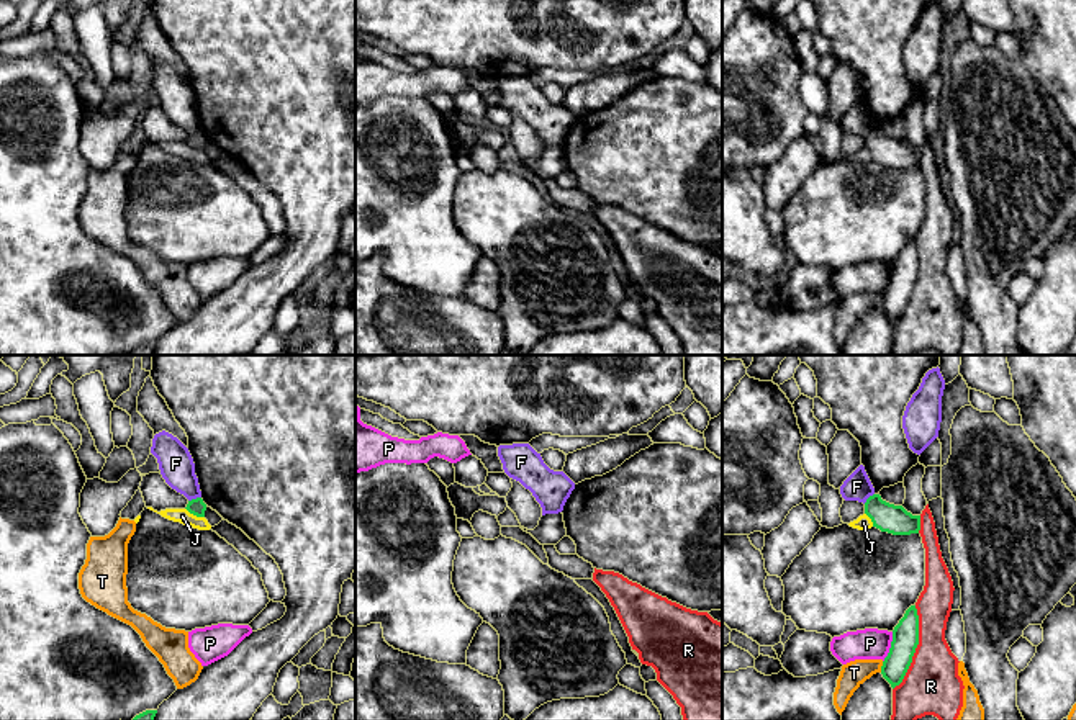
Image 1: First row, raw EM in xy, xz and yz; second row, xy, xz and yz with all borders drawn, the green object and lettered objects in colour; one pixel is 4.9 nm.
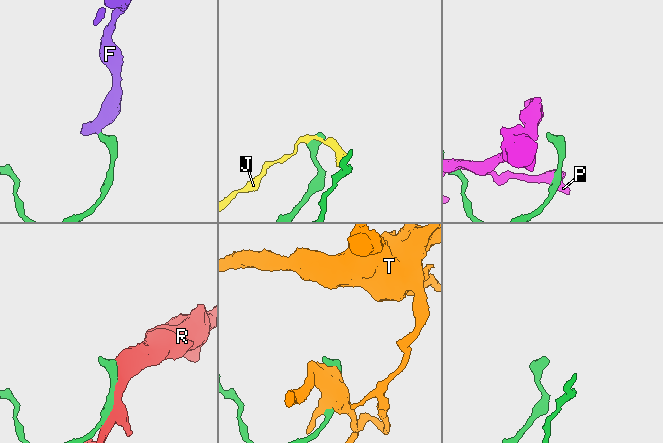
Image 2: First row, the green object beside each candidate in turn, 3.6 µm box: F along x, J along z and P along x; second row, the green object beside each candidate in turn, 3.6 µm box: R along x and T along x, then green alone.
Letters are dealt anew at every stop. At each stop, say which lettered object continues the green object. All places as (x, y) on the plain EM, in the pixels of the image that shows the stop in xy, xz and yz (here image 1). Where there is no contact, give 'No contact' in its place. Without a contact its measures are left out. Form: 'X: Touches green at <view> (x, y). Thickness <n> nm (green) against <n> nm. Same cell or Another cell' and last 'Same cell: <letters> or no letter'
F: Touches green at xy (194, 133). Thickness 80 nm (green) against 170 nm. Another cell
J: Touches green at xy (195, 148). Thickness 80 nm (green) against 70 nm. Another cell
P: Touches green at yz (891, 280). Thickness 130 nm (green) against 160 nm. Another cell
R: Touches green at yz (916, 280). Thickness 130 nm (green) against 280 nm. Another cell
T: Touches green at yz (881, 300). Thickness 130 nm (green) against 120 nm. Another cell
Same cell: no letter

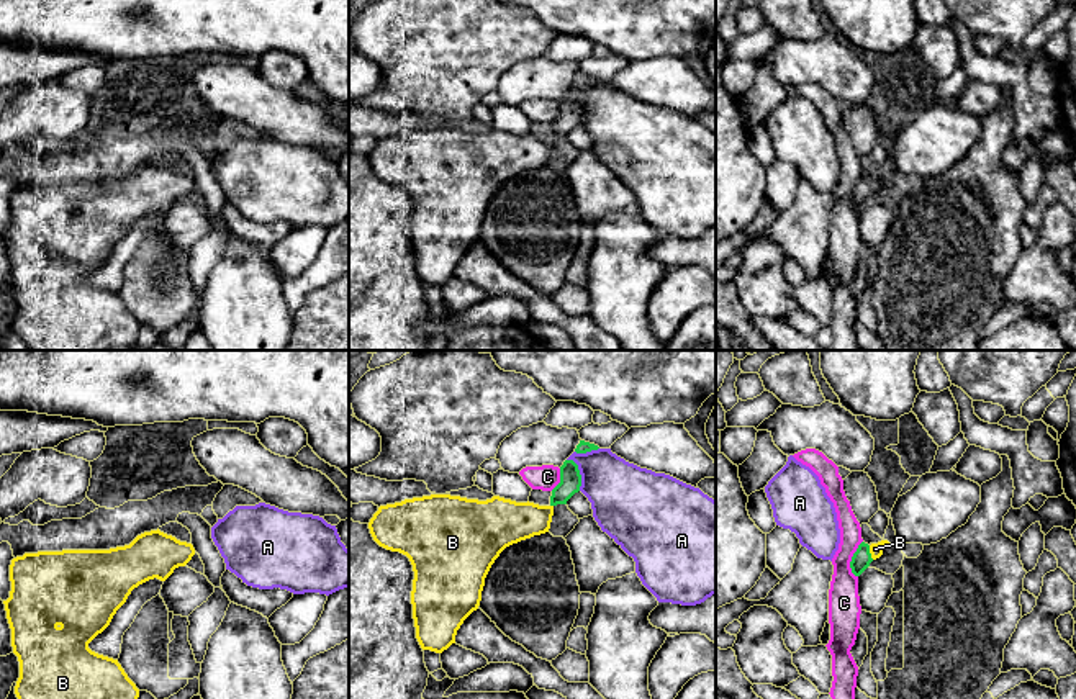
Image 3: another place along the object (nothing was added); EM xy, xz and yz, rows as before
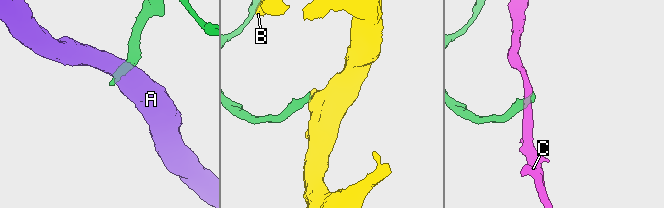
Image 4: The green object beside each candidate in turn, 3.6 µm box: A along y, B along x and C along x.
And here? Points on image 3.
A: Touches green at xz (578, 107). Thickness 110 nm (green) against 320 nm. Another cell
B: Touches green at yz (868, 185). Thickness 90 nm (green) against 60 nm. Same cell
C: Touches green at yz (852, 192). Thickness 90 nm (green) against 160 nm. Another cell
Same cell: B

